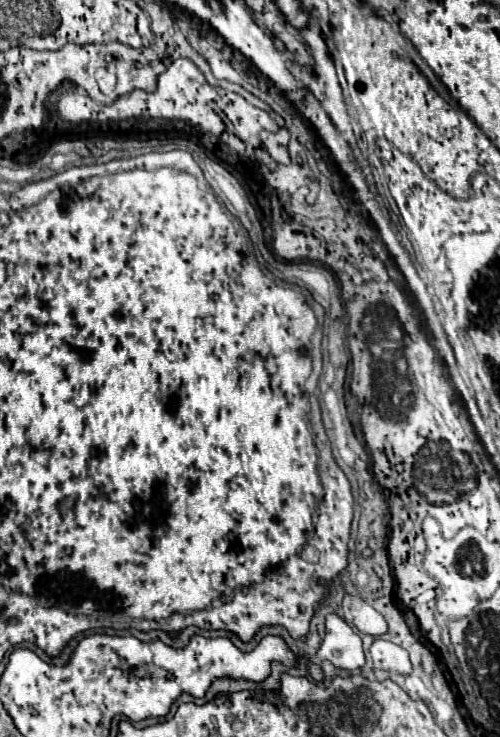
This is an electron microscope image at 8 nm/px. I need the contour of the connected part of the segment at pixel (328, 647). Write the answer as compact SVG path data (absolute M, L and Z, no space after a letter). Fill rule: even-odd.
M326 615L326 639L314 655L306 655L306 669L316 681L324 679L322 661L330 661L338 669L356 671L364 665L364 649L360 637L338 615Z

